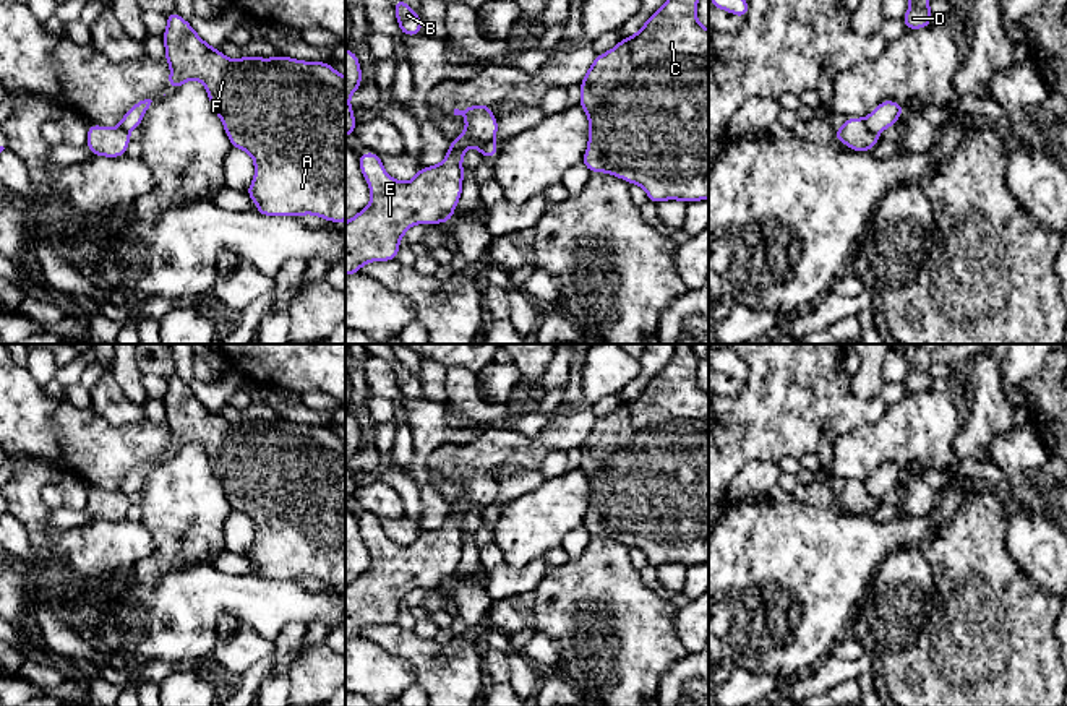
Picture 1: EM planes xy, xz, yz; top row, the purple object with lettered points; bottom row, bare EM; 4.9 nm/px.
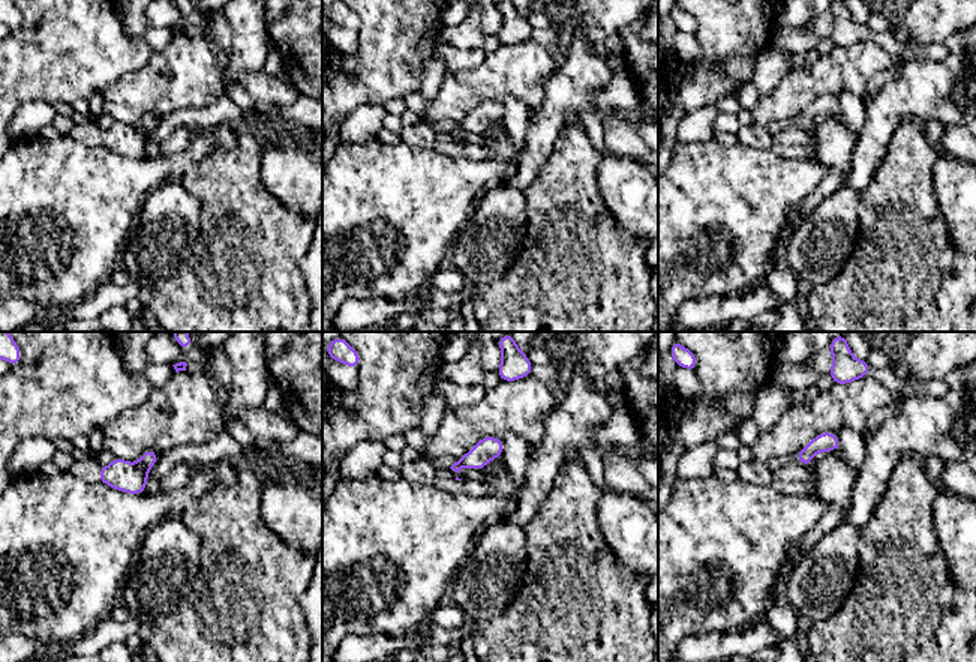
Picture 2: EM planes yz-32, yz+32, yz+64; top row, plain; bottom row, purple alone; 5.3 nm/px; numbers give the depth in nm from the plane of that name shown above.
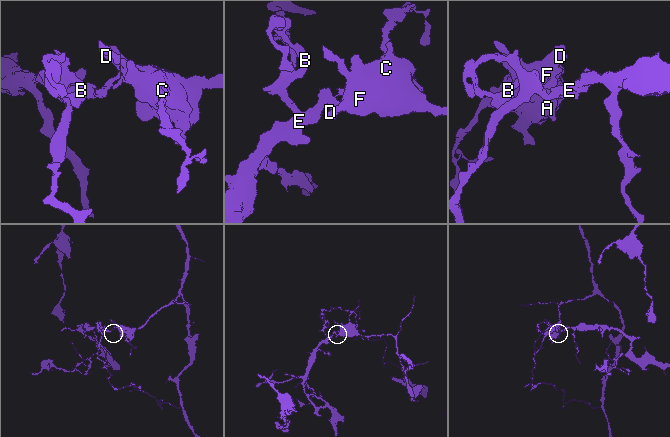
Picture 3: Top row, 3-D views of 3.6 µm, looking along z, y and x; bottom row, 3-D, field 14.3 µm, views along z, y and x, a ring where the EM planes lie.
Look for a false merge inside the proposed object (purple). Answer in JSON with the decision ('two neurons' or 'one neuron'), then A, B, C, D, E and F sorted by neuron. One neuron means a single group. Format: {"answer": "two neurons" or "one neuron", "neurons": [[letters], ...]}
{"answer": "two neurons", "neurons": [["A", "C", "D", "F"], ["B", "E"]]}

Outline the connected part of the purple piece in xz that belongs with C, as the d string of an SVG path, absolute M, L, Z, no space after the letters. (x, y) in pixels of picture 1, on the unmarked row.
M675 344L670 362L628 403L602 419L581 445L579 469L589 480L589 508L582 527L641 549L649 565L709 563L709 393L696 380L699 359L691 344Z

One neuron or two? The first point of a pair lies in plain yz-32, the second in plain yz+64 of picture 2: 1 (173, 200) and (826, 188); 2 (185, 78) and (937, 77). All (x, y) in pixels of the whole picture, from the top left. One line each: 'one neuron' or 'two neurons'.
1: two neurons
2: two neurons

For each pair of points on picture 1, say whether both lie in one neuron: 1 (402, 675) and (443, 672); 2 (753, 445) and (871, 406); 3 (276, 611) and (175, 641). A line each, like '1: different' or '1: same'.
1: different
2: same
3: same

